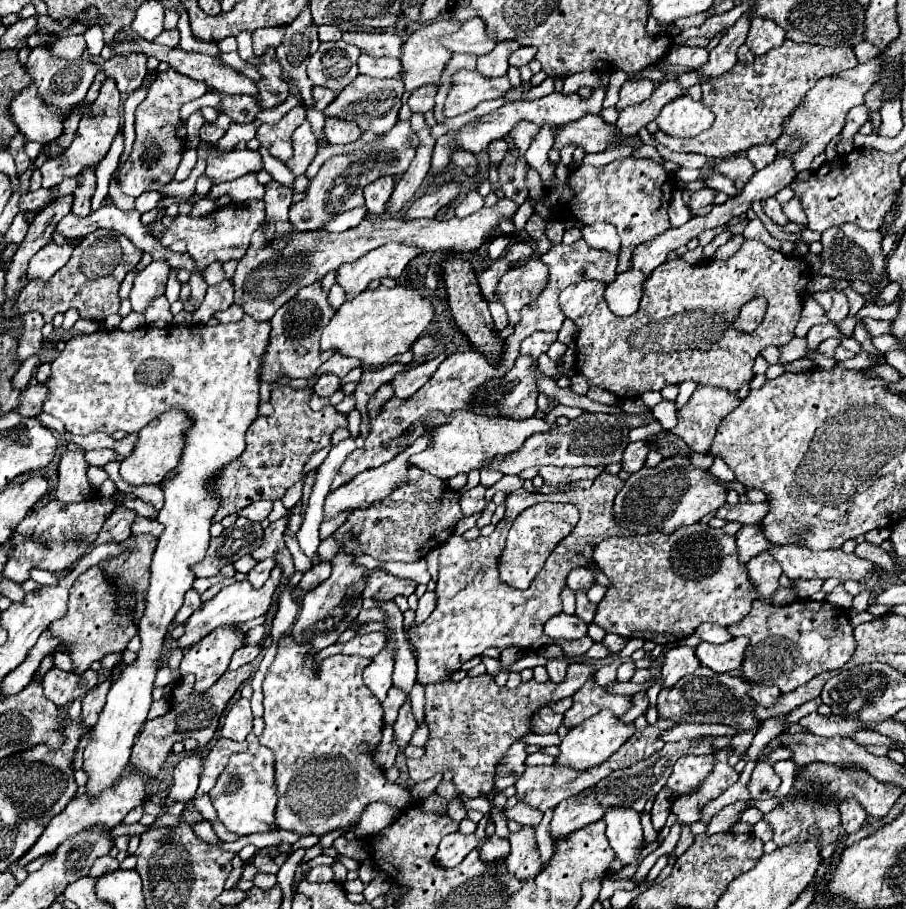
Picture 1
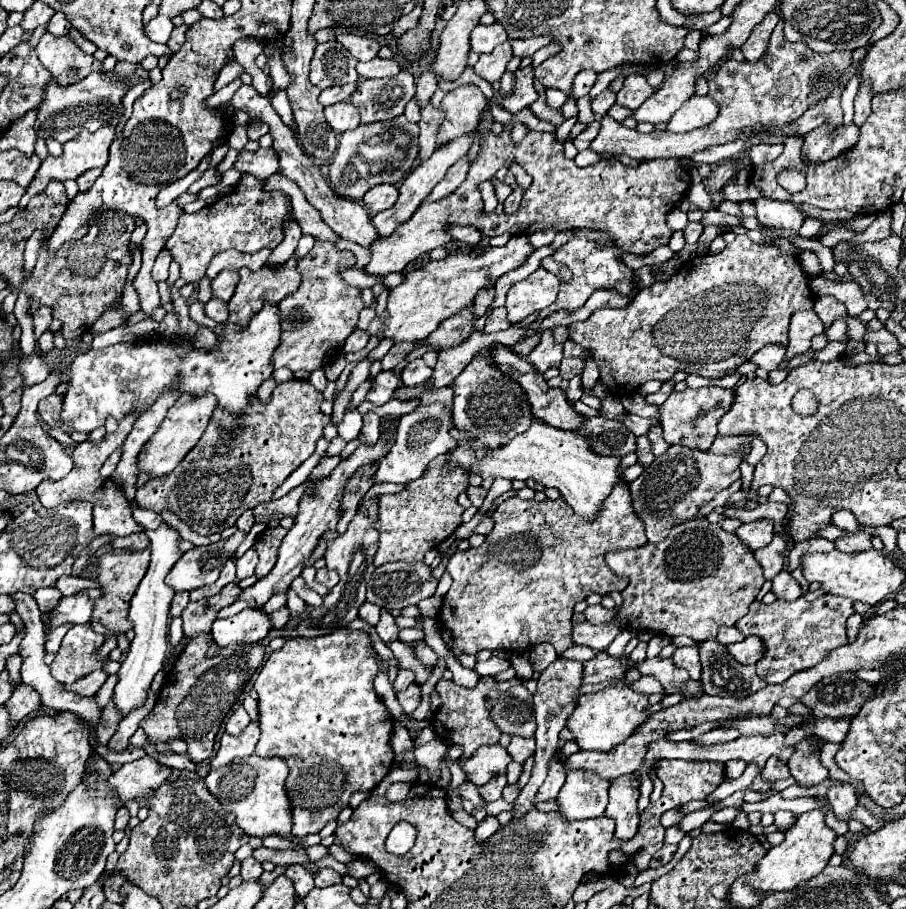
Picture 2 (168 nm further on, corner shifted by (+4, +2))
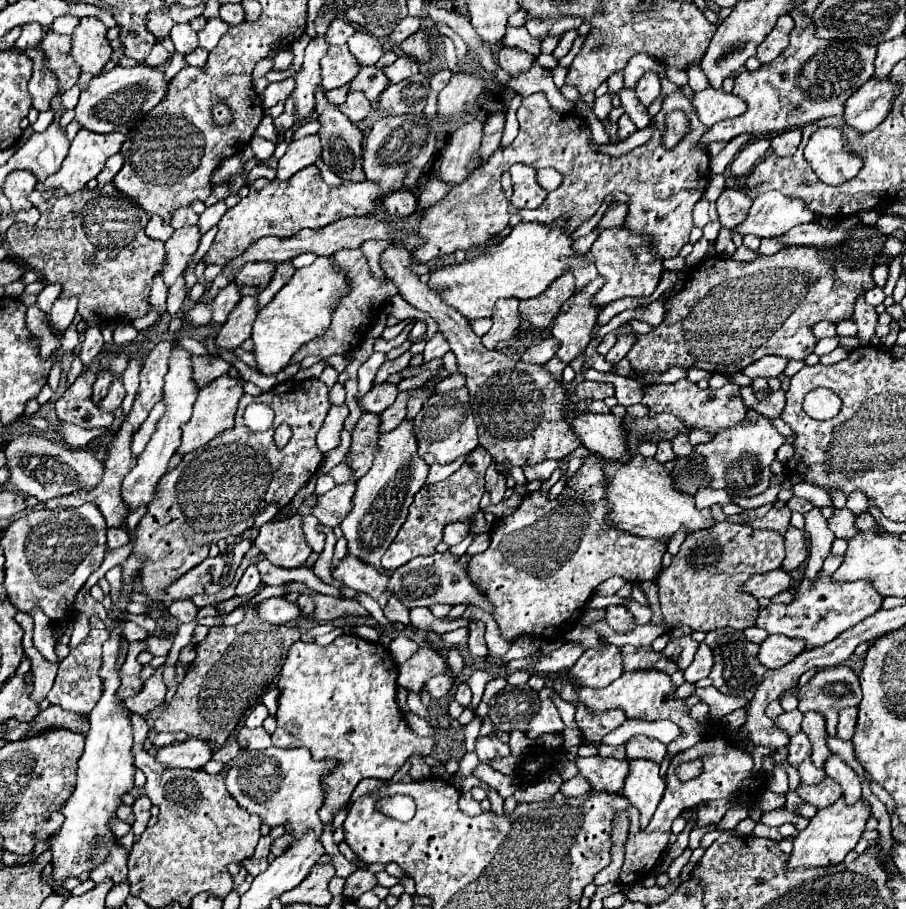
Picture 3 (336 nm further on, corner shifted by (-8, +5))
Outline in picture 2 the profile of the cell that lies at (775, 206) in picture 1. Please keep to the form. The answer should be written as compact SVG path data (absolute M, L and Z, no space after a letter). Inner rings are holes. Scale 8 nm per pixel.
M760 197L756 201L756 209L758 209L756 219L768 227L786 227L786 229L798 231L804 221L804 215L792 203L786 203L786 201Z

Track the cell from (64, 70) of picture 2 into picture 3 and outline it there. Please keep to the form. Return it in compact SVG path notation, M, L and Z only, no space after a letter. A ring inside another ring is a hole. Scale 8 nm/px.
M94 16L82 18L80 26L76 26L76 30L72 34L72 56L74 56L76 64L82 68L82 72L98 74L106 66L106 62L110 60L112 46L110 46L110 40L106 38L106 34L108 34L108 28Z

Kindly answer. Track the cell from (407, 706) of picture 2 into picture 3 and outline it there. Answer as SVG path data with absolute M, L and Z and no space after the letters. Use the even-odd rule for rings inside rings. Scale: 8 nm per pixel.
M438 674L438 676L432 676L428 682L426 682L426 688L430 692L432 698L444 698L452 688L454 688L454 678L450 674Z

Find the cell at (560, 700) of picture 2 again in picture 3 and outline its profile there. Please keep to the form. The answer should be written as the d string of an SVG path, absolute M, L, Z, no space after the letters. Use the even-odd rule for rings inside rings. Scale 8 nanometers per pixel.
M614 644L606 648L590 648L572 666L568 676L578 686L604 688L622 676L622 650Z

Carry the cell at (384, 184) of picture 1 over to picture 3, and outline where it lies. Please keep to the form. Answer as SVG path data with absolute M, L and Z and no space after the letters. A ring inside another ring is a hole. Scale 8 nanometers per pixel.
M406 190L386 196L382 204L384 204L386 212L394 218L408 218L416 212L416 206L418 206L416 196L412 192L406 192Z

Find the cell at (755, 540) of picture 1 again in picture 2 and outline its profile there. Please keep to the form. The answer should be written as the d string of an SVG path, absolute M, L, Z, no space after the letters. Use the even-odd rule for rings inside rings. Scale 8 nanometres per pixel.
M770 519L754 521L754 523L742 523L736 529L736 535L742 543L748 545L748 549L756 551L760 547L766 547L774 537L774 523Z

